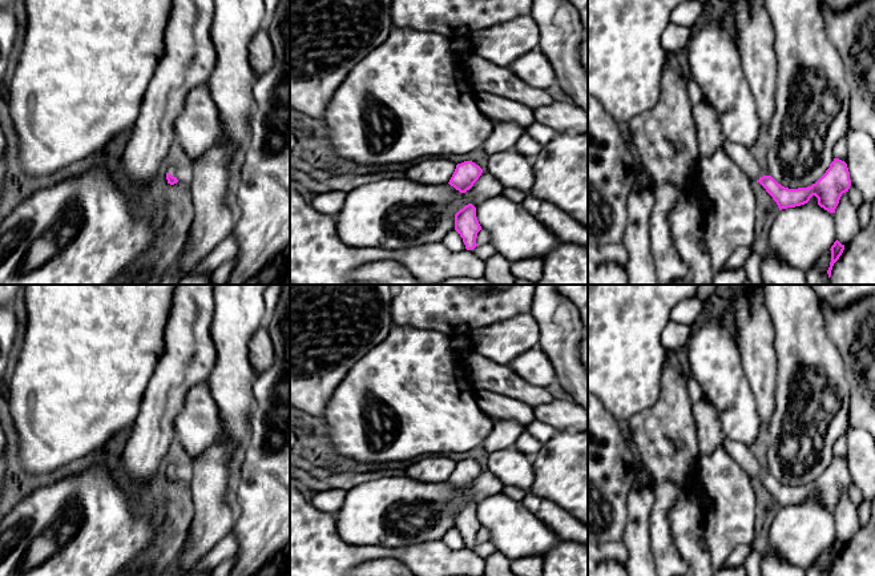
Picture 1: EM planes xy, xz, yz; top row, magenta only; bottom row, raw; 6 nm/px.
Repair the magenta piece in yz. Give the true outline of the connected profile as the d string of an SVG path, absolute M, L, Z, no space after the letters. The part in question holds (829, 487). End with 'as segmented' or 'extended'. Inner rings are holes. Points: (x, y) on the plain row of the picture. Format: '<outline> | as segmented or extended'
M726 438L723 447L742 470L766 487L779 508L805 503L815 494L820 505L835 511L842 492L848 490L851 484L847 462L839 456L834 456L826 471L811 484L789 487L778 482L771 474L762 475L757 458L746 444Z | extended

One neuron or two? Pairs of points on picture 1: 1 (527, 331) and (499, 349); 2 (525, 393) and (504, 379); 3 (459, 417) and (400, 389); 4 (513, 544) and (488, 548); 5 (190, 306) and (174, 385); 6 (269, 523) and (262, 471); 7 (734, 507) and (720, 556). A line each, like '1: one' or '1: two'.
1: one
2: one
3: one
4: two
5: one
6: one
7: one

